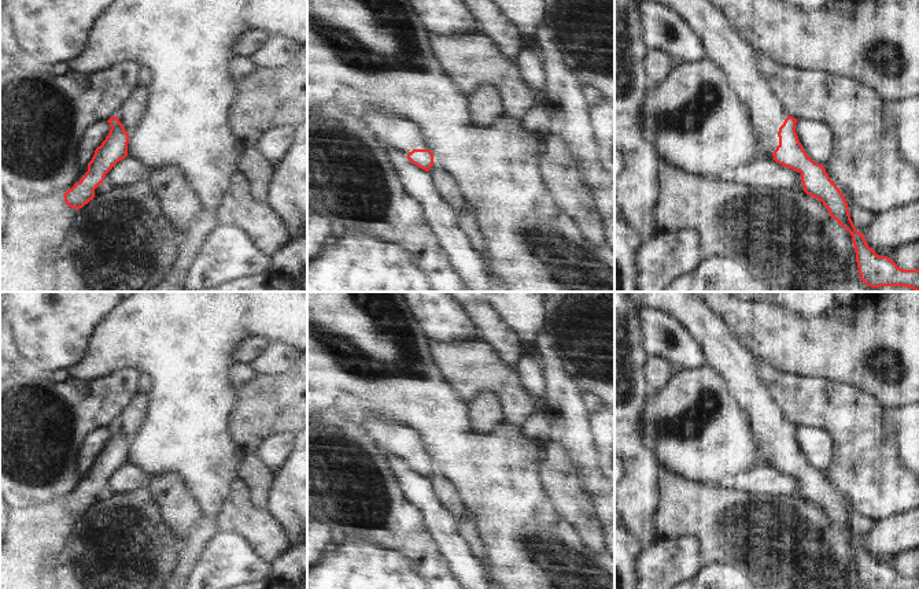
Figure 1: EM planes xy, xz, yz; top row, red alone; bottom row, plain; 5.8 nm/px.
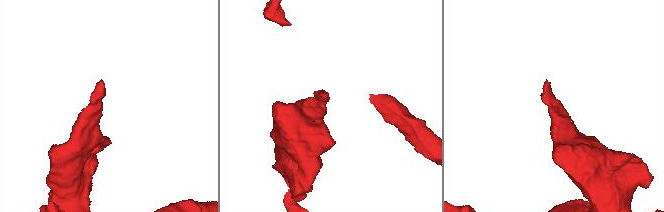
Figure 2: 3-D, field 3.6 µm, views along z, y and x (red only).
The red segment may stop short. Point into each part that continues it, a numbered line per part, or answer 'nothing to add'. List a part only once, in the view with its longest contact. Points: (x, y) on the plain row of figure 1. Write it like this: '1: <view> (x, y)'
1: yz (724, 355)

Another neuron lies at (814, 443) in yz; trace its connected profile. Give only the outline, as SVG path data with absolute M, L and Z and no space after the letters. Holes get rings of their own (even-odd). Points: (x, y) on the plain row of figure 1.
M797 427L796 440L807 462L819 471L827 470L833 460L834 447L822 429Z

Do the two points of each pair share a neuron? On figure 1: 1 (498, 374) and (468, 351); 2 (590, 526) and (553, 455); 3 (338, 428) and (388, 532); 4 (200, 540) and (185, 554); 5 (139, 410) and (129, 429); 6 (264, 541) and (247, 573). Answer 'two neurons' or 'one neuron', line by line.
1: one neuron
2: one neuron
3: one neuron
4: one neuron
5: one neuron
6: two neurons

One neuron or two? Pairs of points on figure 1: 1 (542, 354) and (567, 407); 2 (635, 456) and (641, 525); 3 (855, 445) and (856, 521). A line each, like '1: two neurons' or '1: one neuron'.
1: one neuron
2: one neuron
3: two neurons

